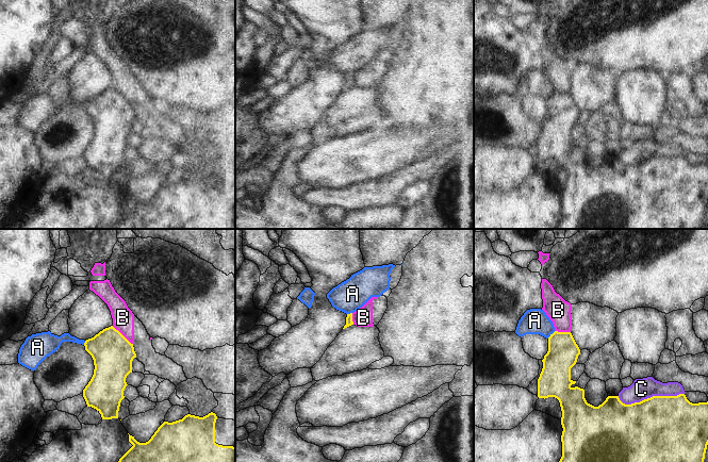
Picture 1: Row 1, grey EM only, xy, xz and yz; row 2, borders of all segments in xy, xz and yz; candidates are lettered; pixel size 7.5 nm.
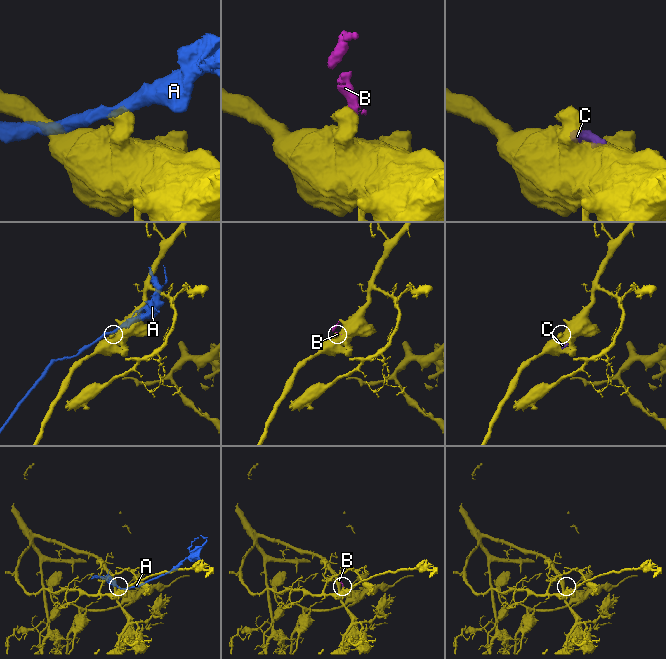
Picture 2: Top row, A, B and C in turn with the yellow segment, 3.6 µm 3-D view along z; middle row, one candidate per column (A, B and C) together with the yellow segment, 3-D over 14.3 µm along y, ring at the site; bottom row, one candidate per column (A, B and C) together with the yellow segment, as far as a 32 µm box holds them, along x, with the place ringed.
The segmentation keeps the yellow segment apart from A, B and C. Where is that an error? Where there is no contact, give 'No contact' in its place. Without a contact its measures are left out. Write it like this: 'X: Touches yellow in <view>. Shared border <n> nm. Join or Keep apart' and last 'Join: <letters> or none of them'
A: Touches yellow in yz. Shared border 80 nm. Keep apart
B: Touches yellow in xy. Shared border 220 nm. Keep apart
C: Touches yellow in yz. Shared border 500 nm. Keep apart
Join: none of them.

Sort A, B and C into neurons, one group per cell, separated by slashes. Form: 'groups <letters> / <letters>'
groups A / B / C

